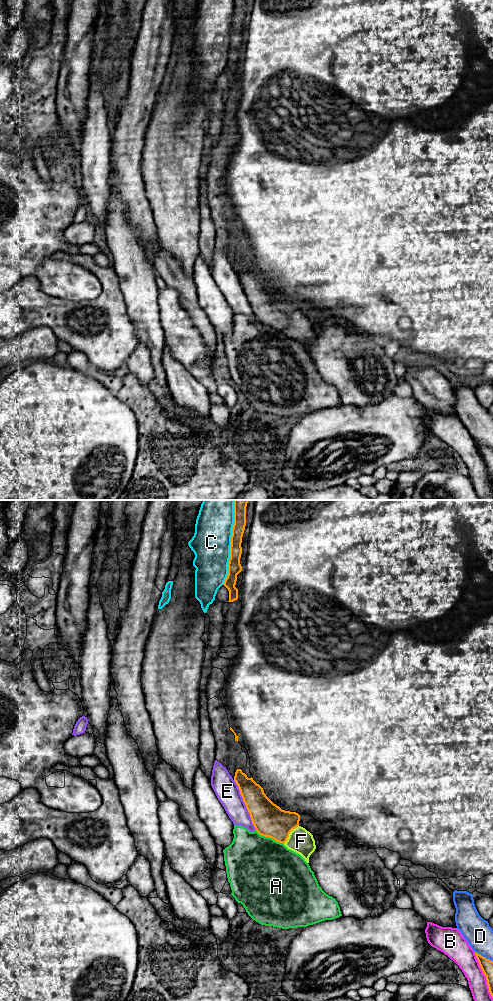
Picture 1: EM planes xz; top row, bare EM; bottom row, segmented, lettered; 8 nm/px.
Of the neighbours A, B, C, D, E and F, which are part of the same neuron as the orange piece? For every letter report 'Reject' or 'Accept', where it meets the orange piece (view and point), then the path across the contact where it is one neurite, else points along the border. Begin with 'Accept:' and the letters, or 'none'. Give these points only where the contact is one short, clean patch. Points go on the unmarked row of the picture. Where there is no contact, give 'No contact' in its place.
Accept: F
A: Reject. Touches orange at xz (269, 324)
B: Reject. Touches orange at xz (484, 462)
C: Reject. Touches orange at xz (230, 36)
D: Reject. Touches orange at xz (484, 445)
E: Reject. Touches orange at xz (245, 292)
F: Accept. Touches orange at xz (289, 321)

